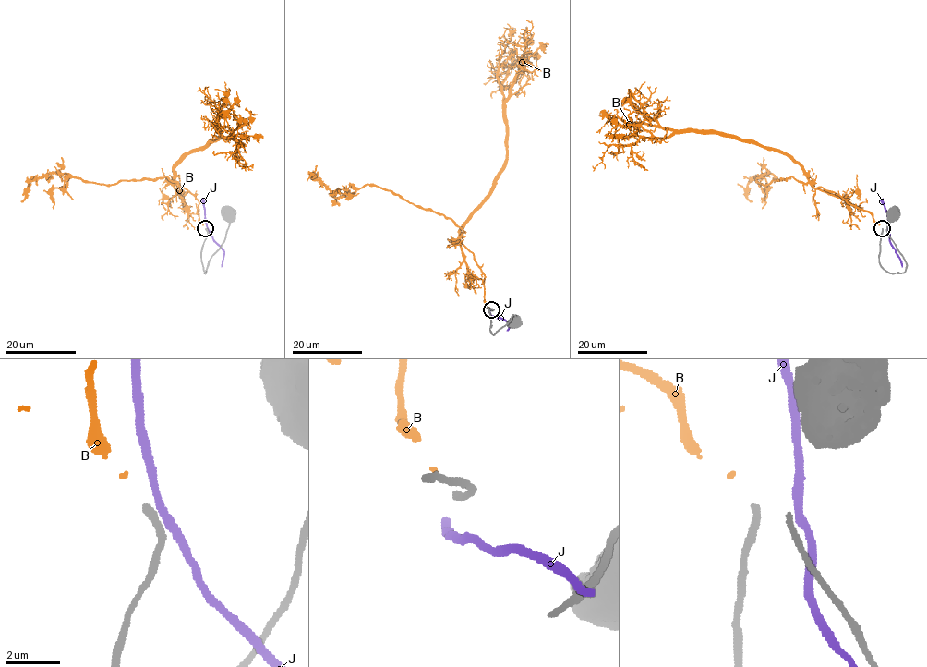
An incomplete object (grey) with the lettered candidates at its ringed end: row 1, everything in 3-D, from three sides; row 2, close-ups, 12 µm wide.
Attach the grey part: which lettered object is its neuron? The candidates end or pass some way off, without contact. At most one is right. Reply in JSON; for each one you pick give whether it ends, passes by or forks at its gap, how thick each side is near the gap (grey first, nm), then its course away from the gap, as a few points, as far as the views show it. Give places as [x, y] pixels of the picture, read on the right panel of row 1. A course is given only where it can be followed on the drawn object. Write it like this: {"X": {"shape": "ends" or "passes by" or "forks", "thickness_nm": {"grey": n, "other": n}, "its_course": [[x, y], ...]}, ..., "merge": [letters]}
{"B": {"shape": "ends", "thickness_nm": {"grey": 260, "other": 90}, "its_course": [[879, 225], [836, 194], [814, 187], [781, 152], [730, 135], [675, 131], [610, 144], [592, 165]]}, "merge": ["B"]}

